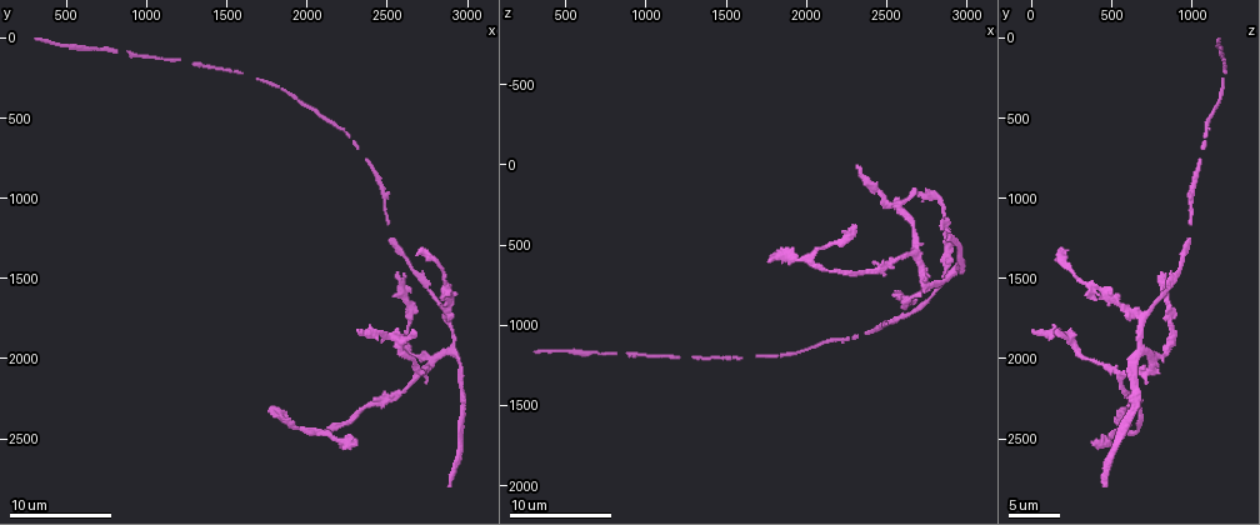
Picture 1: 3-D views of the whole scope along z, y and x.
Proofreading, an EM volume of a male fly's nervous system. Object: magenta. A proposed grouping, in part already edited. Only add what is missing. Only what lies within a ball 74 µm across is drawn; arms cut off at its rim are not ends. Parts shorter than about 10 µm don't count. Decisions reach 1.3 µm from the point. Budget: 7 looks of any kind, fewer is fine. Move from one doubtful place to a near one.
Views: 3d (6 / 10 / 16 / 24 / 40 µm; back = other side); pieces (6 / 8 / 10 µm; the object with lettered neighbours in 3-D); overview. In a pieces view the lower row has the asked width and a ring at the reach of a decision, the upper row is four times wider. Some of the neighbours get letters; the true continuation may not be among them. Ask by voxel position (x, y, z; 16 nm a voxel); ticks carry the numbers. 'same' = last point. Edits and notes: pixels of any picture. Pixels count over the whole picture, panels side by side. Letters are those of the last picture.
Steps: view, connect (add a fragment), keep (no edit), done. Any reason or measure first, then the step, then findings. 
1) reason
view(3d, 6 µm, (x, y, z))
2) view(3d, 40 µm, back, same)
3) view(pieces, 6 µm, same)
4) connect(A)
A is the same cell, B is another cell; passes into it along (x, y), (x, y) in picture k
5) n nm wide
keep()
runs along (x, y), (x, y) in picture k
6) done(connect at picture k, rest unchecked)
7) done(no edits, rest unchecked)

an open end
view(pieces, 10 µm, (2320, 1840, 20))

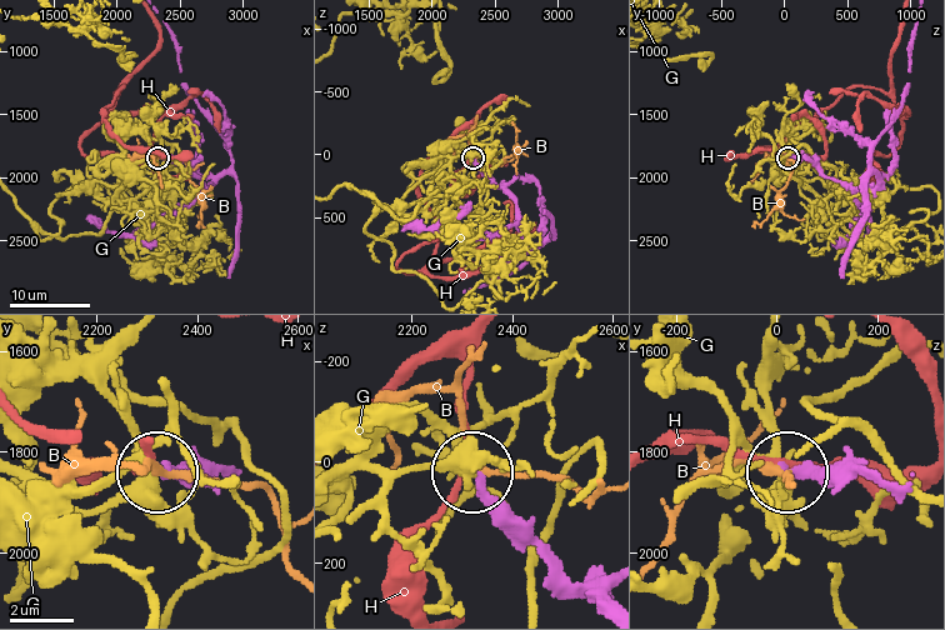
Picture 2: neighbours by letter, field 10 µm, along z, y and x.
keep()
B, G and H are other cells; none of them fits

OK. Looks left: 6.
free end
view(pieces, 6 µm, (2660, 1840, 160))

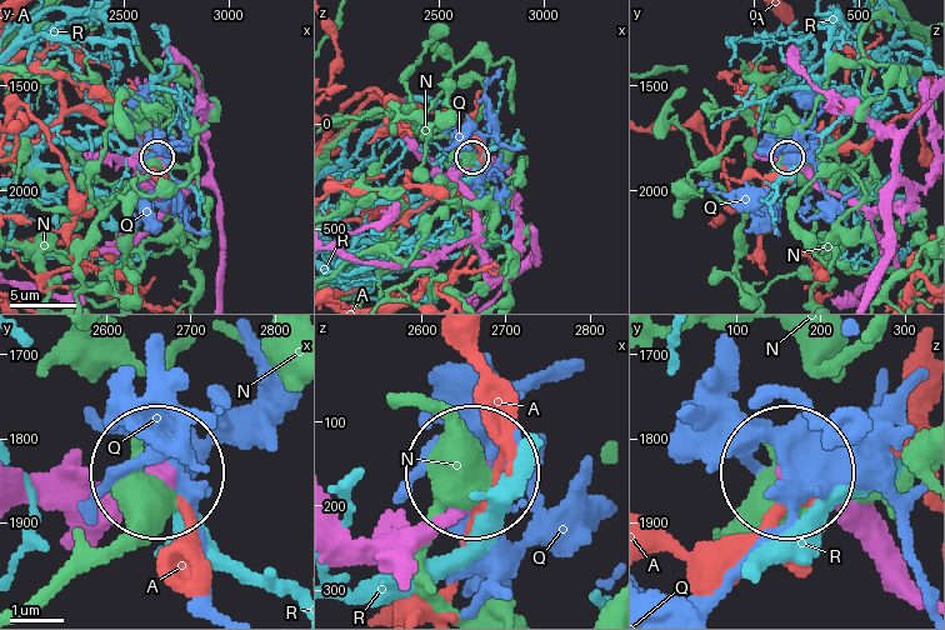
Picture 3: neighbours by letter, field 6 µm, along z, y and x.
keep()
A, N, Q and R are other cells; none of them fits

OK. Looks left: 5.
branch stops here
view(pieces, 10 µm, (2580, 1480, 820))

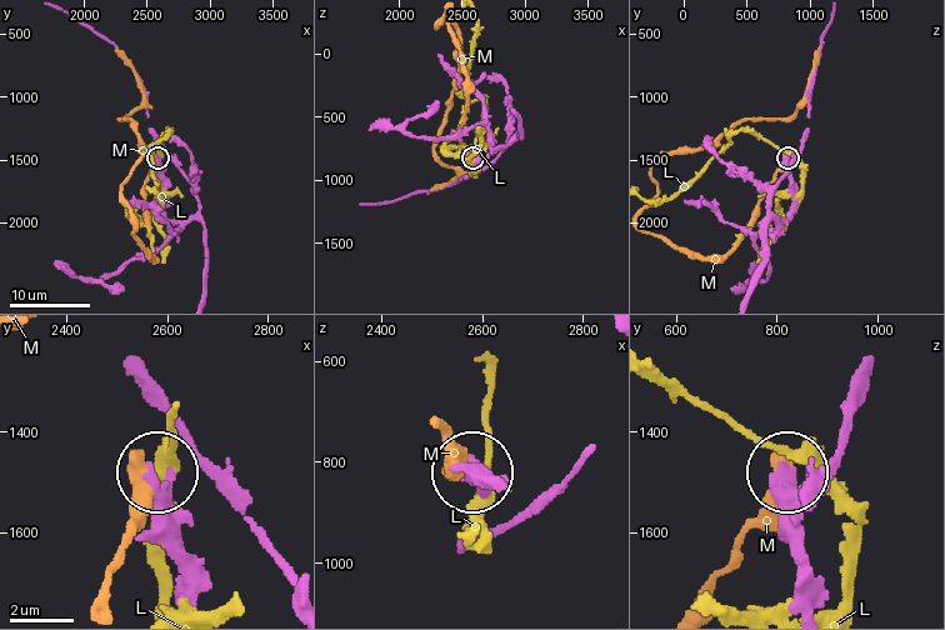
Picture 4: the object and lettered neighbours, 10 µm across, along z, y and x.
keep()
L and M are other cells; runs along (813, 609), (805, 520), (784, 475) in picture 4; no lettered fragment goes on from it

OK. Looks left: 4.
branch stops here
view(3d, 10 µm, (2300, 2540, 400))

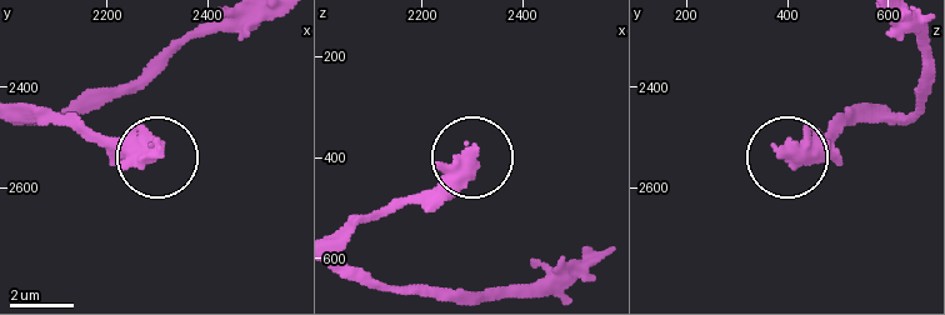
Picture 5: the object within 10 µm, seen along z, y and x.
view(pieces, 6 µm, (2300, 2530, 395))

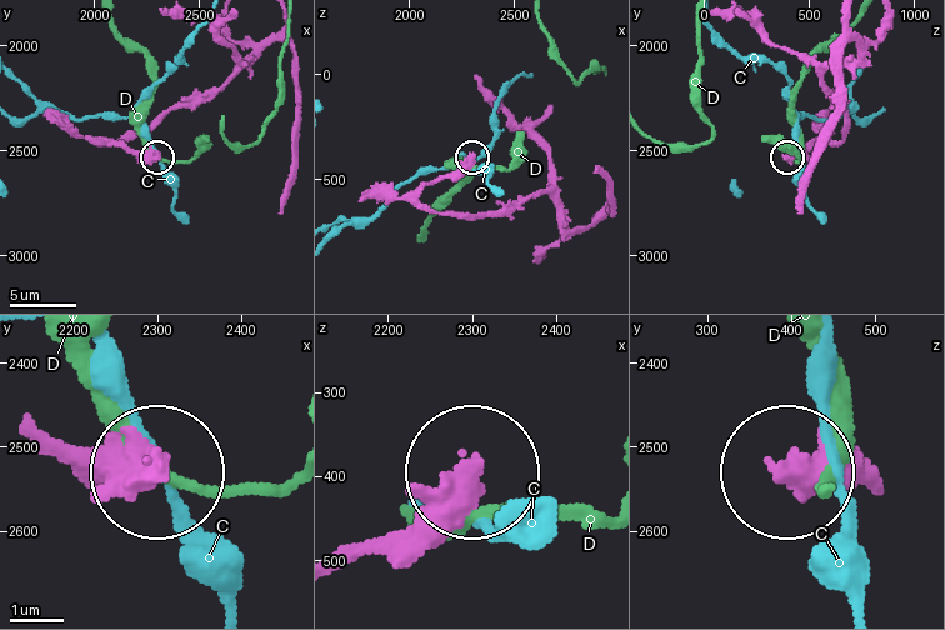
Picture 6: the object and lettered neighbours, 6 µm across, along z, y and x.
keep()
C and D are other cells; runs along (556, 203), (430, 210), (424, 186), (469, 158) in picture 6; none of them fits

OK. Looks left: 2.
done(no edits, rest unchecked)

